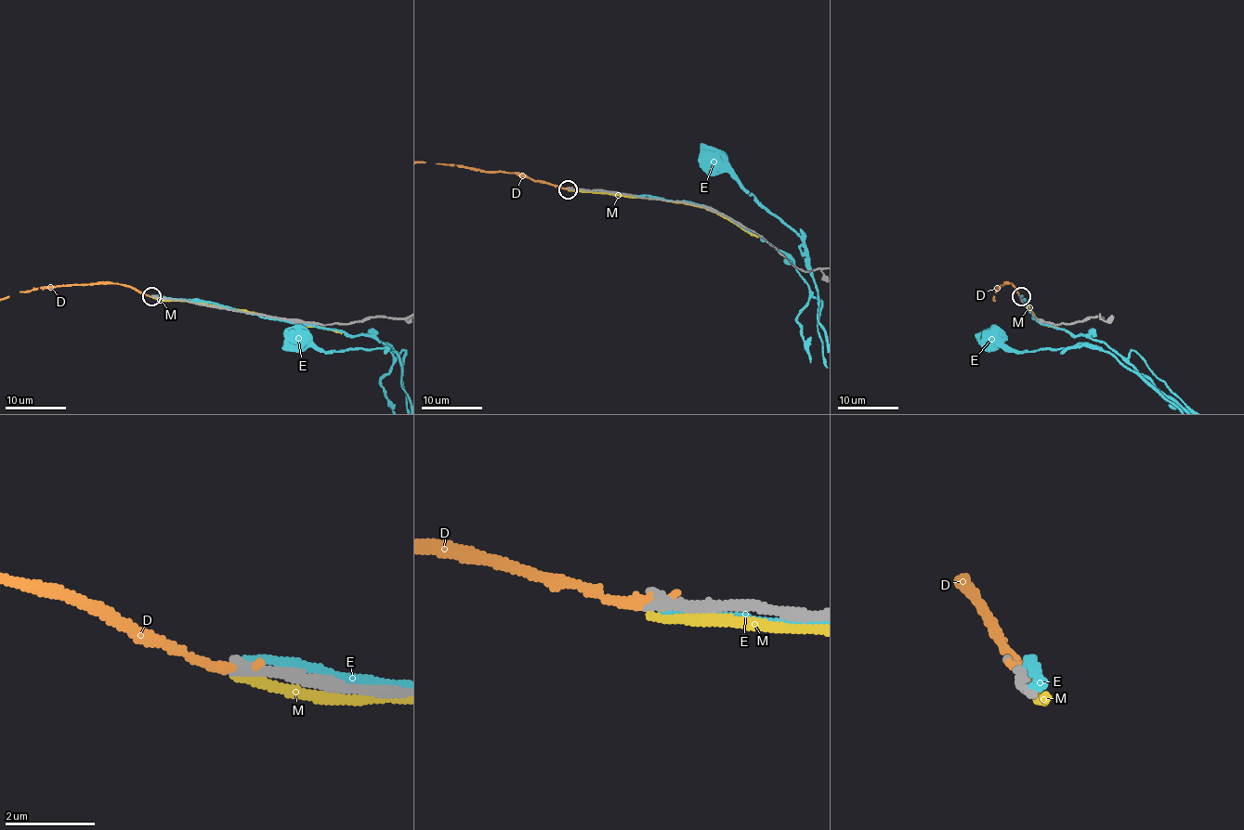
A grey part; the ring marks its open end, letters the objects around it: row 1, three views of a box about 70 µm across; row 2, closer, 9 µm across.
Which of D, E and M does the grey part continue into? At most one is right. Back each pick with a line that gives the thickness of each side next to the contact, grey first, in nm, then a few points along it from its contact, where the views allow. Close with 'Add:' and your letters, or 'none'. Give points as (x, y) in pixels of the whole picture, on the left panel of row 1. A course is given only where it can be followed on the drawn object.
D: 280 nm thick on the grey side, 200 nm on the other
Add: D

